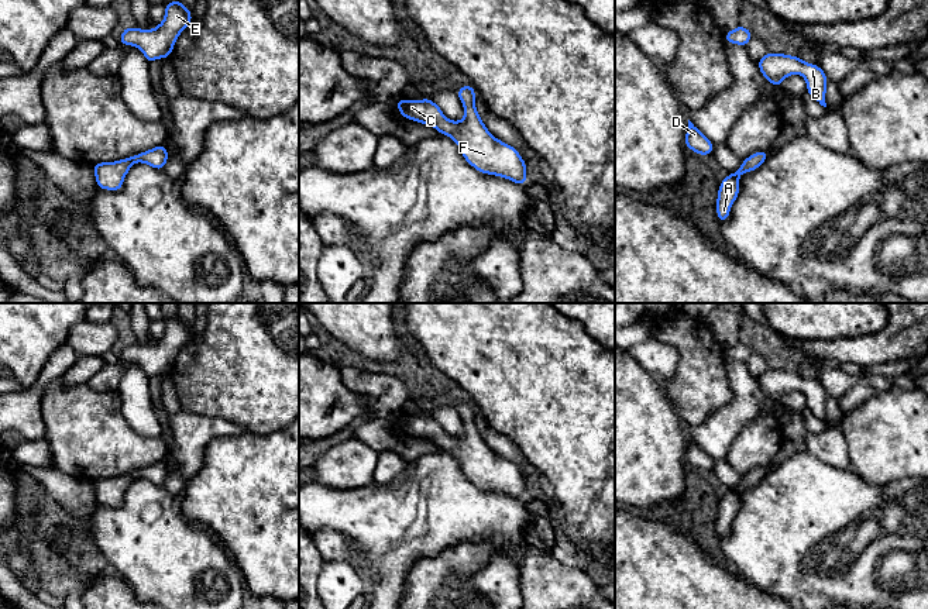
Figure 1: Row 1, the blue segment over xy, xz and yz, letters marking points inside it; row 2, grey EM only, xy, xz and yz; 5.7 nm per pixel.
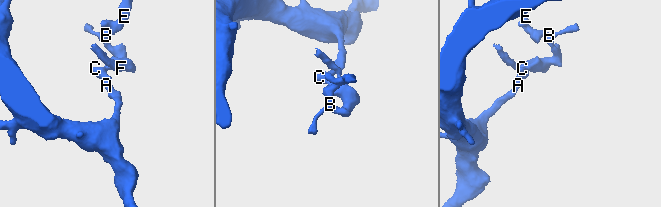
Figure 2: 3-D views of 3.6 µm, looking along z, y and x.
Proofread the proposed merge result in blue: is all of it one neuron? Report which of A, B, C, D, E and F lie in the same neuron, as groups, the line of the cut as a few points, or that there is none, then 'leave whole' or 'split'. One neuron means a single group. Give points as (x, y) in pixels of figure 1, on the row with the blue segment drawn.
A B C D E F; no cut; leave whole

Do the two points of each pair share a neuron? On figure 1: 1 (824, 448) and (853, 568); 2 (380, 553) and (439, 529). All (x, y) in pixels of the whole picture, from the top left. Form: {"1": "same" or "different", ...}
{"1": "different", "2": "same"}

